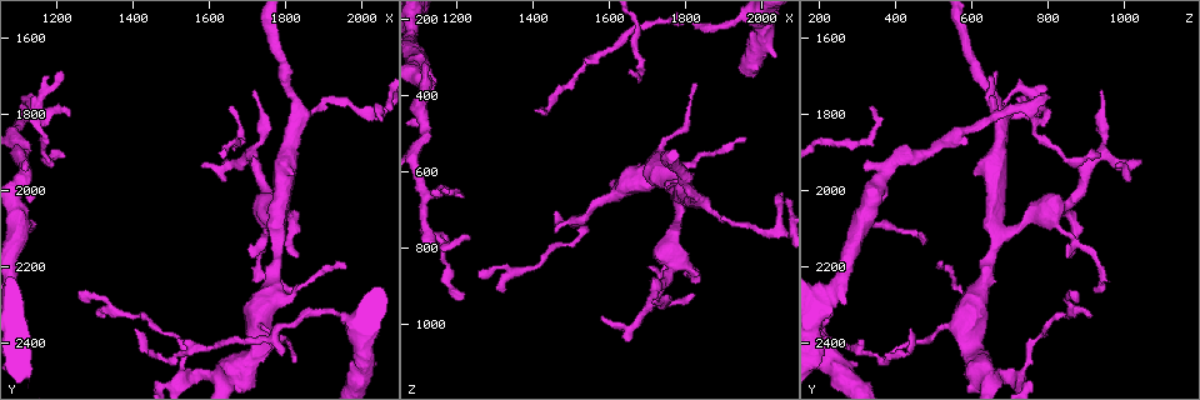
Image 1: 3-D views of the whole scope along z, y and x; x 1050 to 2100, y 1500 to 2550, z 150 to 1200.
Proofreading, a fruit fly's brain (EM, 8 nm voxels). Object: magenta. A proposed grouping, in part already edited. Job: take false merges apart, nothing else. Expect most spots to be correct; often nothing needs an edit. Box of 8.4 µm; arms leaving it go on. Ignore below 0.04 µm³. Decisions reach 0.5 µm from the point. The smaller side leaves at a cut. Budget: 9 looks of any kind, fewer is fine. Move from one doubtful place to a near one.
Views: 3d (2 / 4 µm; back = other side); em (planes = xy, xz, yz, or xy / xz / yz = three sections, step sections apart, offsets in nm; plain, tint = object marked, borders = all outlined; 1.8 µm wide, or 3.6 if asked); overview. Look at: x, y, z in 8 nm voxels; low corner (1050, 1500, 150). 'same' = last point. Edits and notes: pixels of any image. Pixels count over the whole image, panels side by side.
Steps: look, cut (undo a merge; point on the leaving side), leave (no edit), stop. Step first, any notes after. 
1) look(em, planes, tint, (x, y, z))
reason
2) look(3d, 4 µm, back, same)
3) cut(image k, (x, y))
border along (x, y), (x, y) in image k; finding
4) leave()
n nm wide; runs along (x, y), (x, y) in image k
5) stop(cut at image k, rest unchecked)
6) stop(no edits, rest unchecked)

look(em, yz, step 8, tint, (1115, 1780, 745))

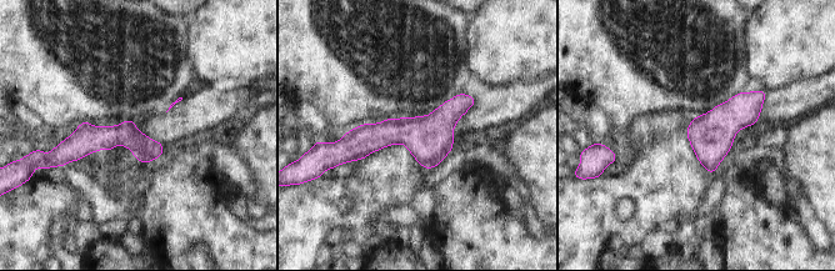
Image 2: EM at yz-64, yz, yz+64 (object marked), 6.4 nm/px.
look(em, planes, borders, same)
another direction

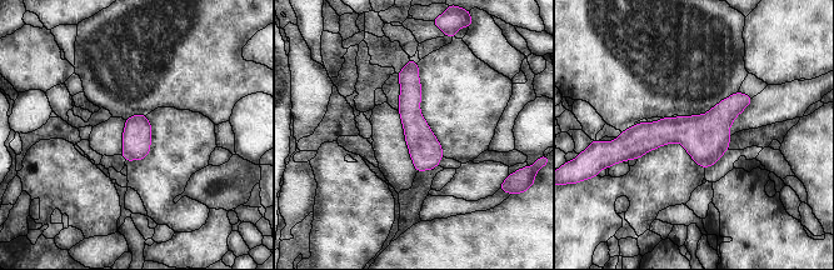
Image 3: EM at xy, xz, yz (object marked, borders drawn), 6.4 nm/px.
leave()
runs along (748, 99), (708, 130), (620, 144) in image 3; continuous, no second neuron

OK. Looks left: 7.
look(em, planes, borders, (1540, 2500, 725))
sharp bend

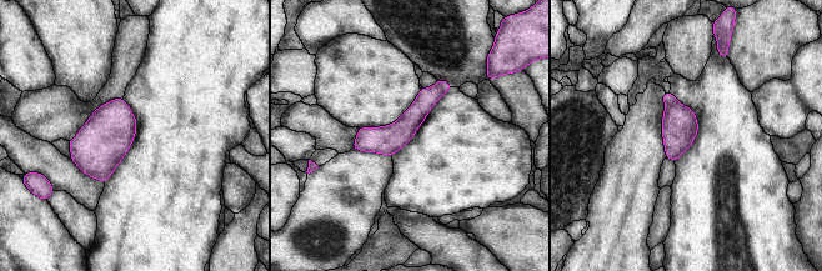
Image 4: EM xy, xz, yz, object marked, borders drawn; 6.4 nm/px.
leave()
runs along (444, 84), (390, 139), (356, 146) in image 4; all the same neuron

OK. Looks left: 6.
look(3d, 4 µm, (1775, 2115, 655))
three arms meet

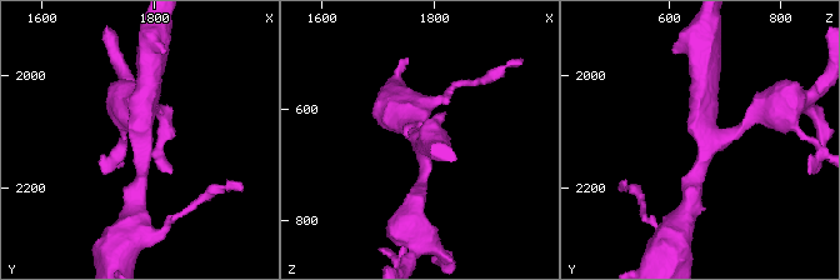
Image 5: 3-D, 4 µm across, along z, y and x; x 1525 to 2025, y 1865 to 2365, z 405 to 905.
look(em, planes, tint, (1775, 2120, 665))
3 arms; shape alone is not enough

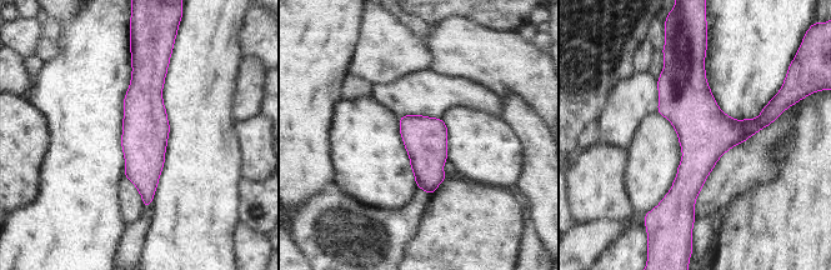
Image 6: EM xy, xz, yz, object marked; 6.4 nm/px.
leave()
runs along (692, 61), (685, 210) in image 6; one neuron here

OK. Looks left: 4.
look(3d, 4 µm, (2040, 1790, 760))
abrupt turn

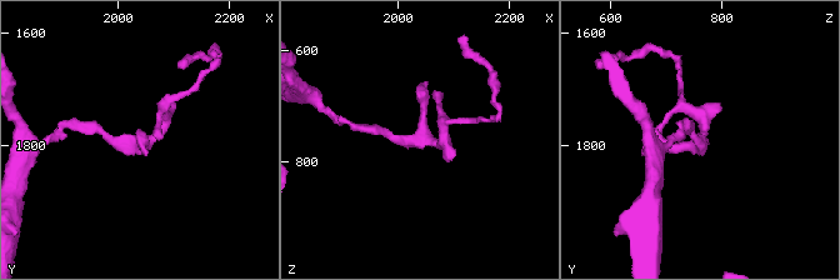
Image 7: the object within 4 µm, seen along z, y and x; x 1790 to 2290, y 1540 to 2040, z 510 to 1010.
look(em, xy, step 4, tint, (2035, 1800, 755))

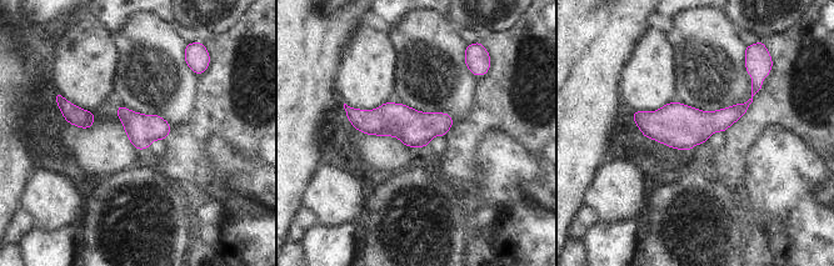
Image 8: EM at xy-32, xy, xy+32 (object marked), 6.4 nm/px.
look(em, yz, step 16, tint, same)

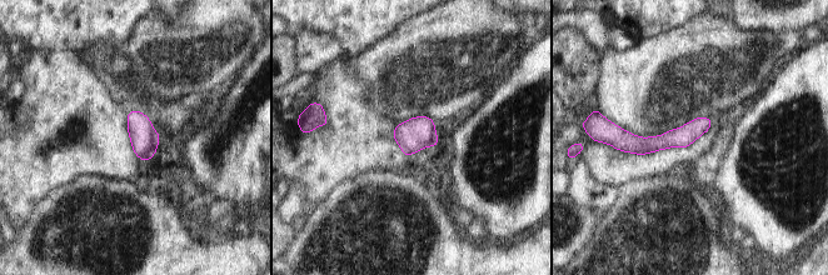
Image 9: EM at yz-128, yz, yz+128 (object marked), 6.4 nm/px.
leave()
runs along (708, 123), (661, 143), (619, 134) in image 9; one neuron here

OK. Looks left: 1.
stop(no edits, rest unchecked)

